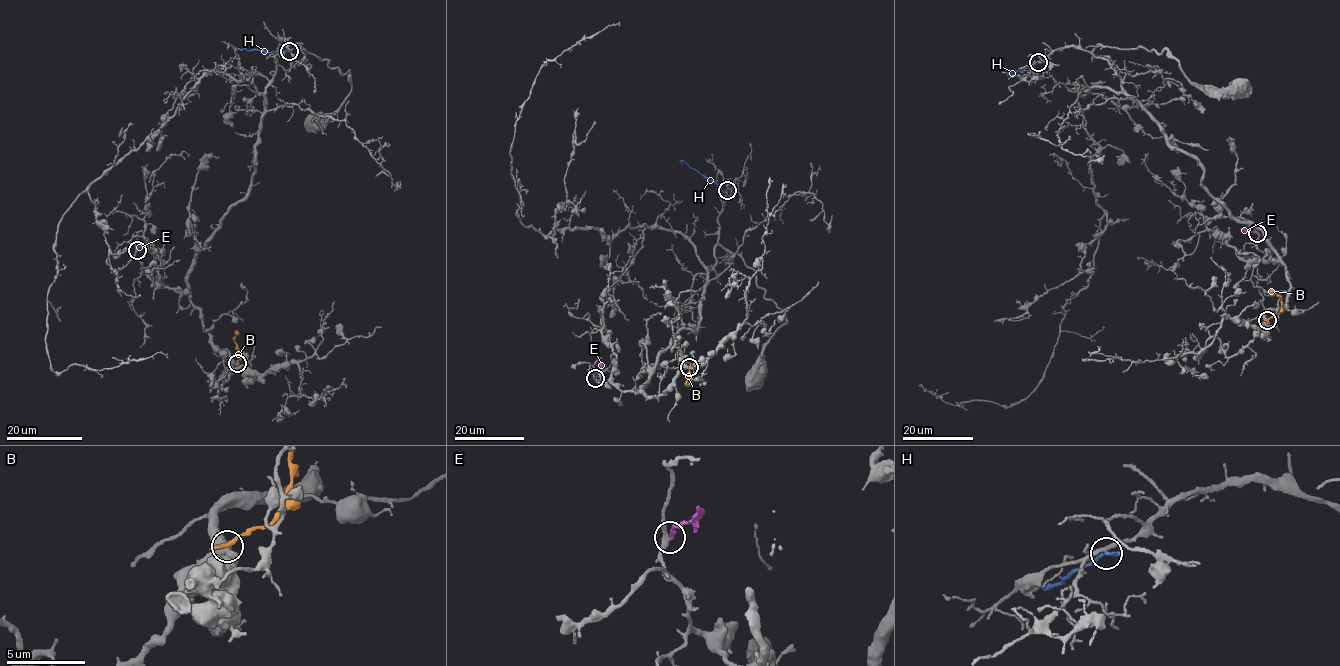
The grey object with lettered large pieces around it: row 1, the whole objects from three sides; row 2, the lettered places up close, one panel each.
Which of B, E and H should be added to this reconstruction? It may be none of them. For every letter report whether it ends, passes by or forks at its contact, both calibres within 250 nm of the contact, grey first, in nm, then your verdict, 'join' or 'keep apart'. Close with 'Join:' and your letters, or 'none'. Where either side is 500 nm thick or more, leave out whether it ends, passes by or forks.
B: it ends; calibres 480 and 320 nm; keep apart
E: it ends; calibres 320 and 180 nm; keep apart
H: it ends; calibres 240 and 130 nm; keep apart
Join: none

